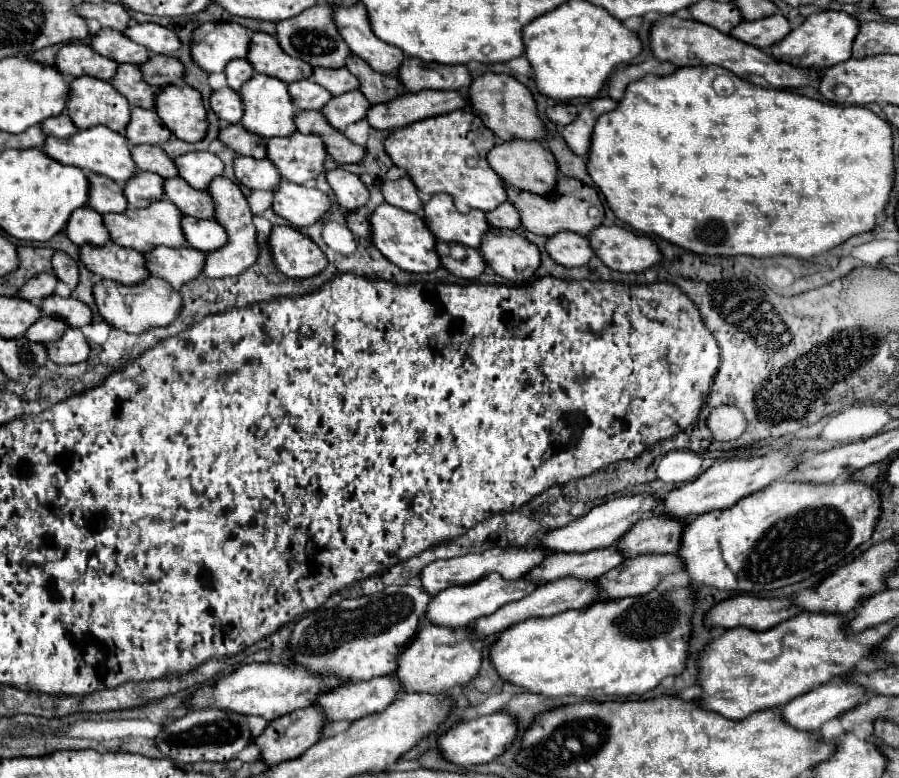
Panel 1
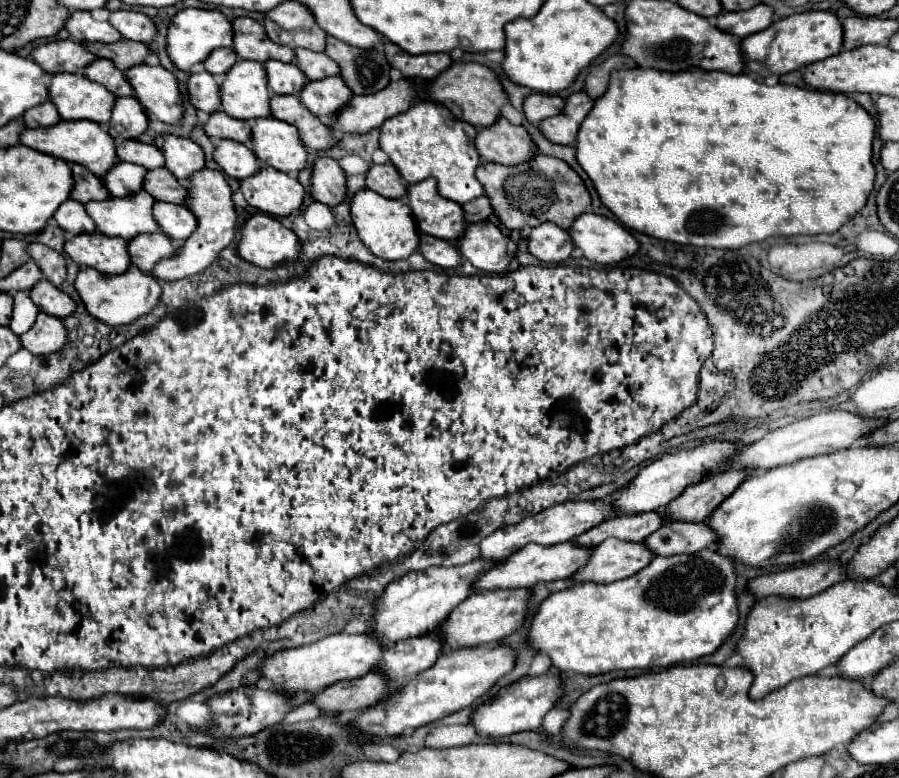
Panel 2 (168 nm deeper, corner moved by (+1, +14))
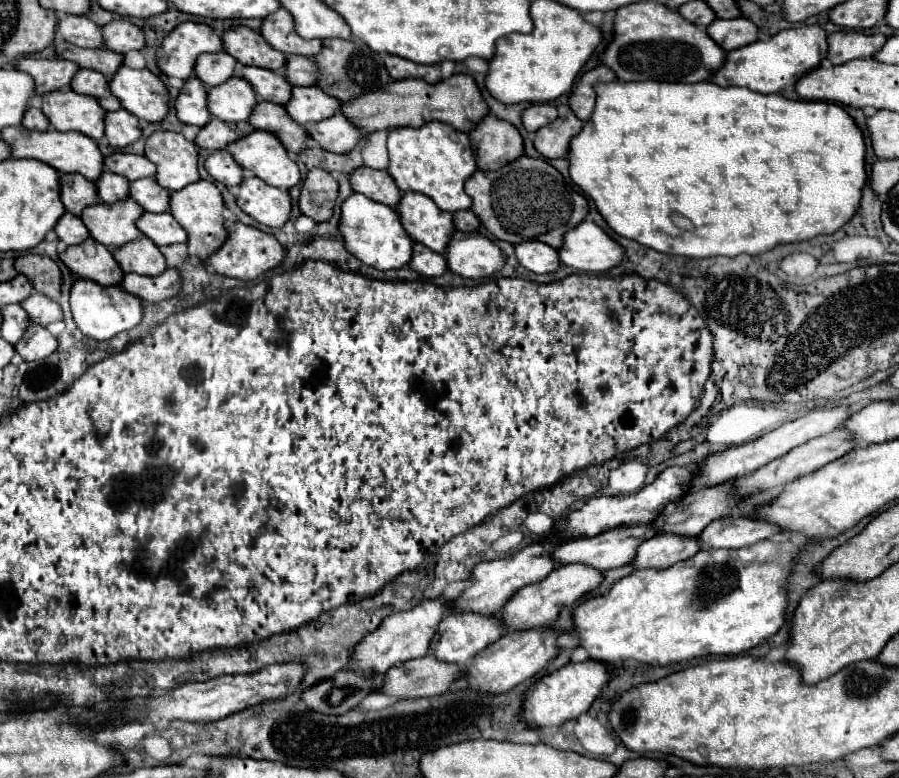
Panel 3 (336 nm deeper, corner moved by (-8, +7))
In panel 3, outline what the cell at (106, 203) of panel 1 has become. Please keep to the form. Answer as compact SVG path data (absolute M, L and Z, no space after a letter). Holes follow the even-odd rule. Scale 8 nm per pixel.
M63 173L61 175L61 199L63 199L65 209L73 215L81 215L81 211L85 207L99 203L95 183L85 179L79 173Z

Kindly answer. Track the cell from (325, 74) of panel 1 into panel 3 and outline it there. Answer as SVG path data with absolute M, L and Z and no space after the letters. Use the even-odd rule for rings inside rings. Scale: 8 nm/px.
M289 55L287 67L285 67L285 77L291 81L291 85L307 87L307 85L313 85L319 81L319 67L311 57Z

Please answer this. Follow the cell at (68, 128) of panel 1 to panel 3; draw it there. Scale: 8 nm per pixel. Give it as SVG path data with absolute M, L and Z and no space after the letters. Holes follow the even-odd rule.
M29 107L27 115L23 117L23 127L35 129L35 131L47 131L47 129L51 129L51 123L49 123L49 119L45 117L45 113L41 109Z

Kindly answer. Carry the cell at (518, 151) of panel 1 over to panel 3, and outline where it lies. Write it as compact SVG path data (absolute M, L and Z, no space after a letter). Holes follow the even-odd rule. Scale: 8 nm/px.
M487 115L469 135L475 147L477 167L483 171L495 171L525 153L521 133L509 121L495 115Z

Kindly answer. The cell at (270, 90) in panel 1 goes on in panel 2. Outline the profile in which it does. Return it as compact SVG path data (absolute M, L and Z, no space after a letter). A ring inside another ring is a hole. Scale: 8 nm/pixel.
M238 60L220 84L220 102L222 110L238 120L270 116L264 66L250 60Z

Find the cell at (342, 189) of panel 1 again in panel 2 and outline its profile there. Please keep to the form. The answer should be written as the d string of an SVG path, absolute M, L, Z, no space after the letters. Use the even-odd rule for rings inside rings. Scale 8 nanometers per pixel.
M316 158L314 172L310 178L310 194L316 202L326 206L336 206L346 196L346 176L336 160Z

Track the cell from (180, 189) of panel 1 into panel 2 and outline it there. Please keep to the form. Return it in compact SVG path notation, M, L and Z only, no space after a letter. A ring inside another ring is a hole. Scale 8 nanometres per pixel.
M166 168L148 170L142 188L146 192L150 192L150 196L154 196L154 200L158 200L158 202L180 200L180 202L172 202L172 204L182 204L182 200L186 198L186 188Z

